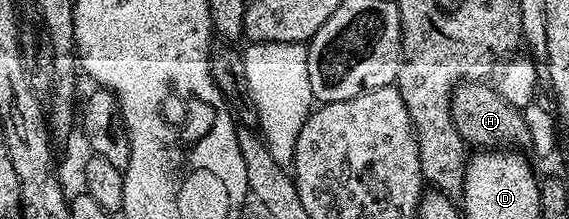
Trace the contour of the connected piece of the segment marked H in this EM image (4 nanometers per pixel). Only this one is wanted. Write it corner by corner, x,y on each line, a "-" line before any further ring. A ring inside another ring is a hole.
480,79
461,81
452,93
454,127
465,146
475,147
480,151
527,150
530,146
530,131
526,127
523,112
517,106
506,103
506,99
502,99
502,95
491,84
483,85
484,83

